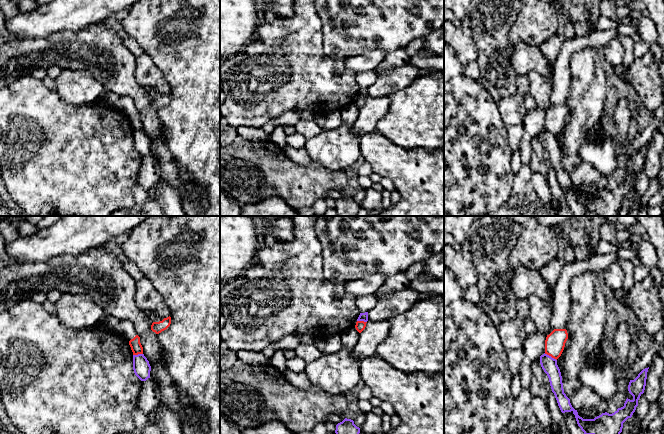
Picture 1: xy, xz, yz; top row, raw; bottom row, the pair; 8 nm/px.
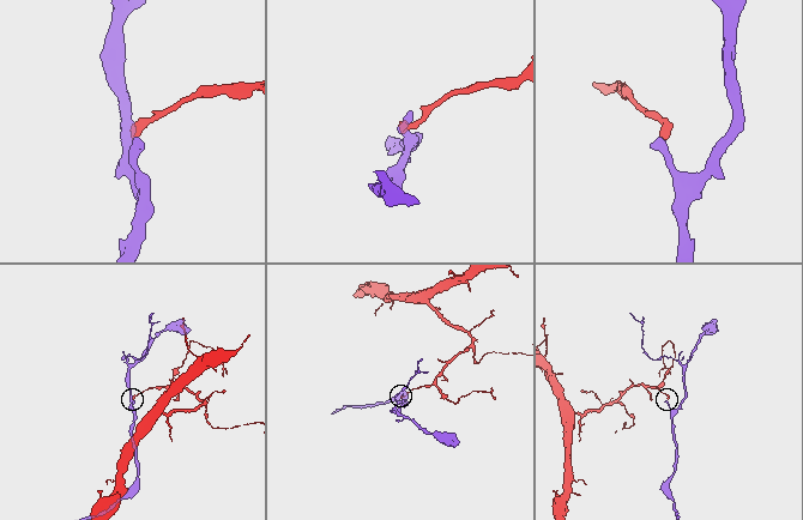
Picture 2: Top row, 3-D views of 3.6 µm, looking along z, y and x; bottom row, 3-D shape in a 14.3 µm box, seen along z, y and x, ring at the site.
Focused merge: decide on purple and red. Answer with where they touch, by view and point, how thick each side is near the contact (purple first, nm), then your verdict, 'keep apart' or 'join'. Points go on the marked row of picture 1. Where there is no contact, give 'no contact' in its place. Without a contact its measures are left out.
meets purple in yz at (550, 356); 120 nm thick on the purple side, 160 nm on the other; keep apart

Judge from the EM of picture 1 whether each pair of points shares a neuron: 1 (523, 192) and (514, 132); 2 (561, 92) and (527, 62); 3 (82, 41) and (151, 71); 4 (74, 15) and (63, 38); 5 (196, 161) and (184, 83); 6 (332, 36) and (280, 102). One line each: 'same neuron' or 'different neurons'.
1: different neurons
2: different neurons
3: different neurons
4: different neurons
5: same neuron
6: different neurons

